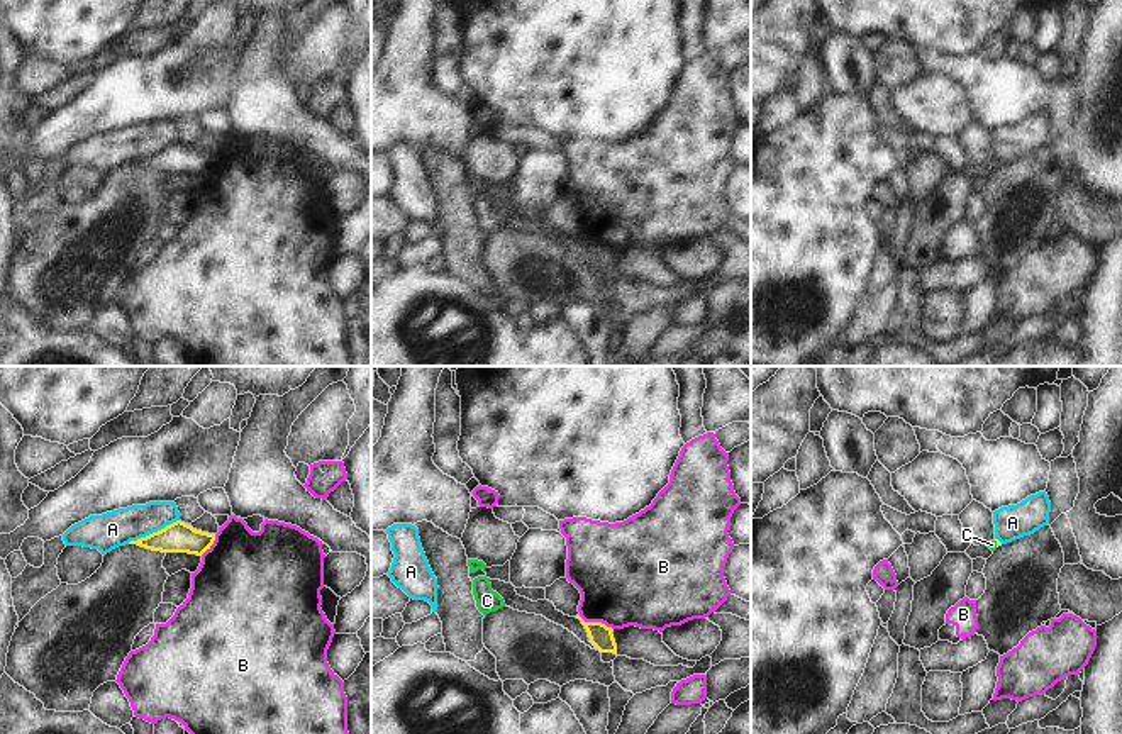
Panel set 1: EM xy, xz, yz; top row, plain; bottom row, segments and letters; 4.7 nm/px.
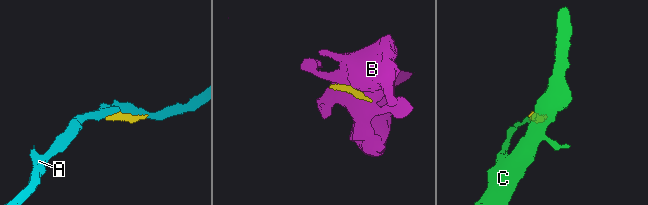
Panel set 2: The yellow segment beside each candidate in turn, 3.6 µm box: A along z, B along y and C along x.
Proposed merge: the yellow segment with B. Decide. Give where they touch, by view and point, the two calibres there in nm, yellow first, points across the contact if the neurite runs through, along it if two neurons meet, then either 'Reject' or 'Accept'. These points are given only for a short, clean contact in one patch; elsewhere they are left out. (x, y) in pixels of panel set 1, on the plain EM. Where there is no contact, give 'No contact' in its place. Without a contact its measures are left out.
Touches yellow at xz (595, 243). Thickness 110 nm (yellow) against 440 nm. Boundary: xz (578, 236), (585, 241), (600, 241), (612, 250). Reject

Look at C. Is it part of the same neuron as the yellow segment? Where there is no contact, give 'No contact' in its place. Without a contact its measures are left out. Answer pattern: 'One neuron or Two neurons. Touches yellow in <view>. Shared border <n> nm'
One neuron. Touches yellow in yz. Shared border 40 nm

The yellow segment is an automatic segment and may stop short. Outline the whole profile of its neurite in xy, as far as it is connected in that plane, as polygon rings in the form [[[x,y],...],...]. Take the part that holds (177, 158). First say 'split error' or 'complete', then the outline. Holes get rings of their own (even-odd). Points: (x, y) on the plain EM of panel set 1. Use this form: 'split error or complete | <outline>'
complete | [[[176,141],[164,149],[153,153],[129,164],[161,173],[188,173],[202,176],[215,161],[215,154],[202,153],[192,146]]]

